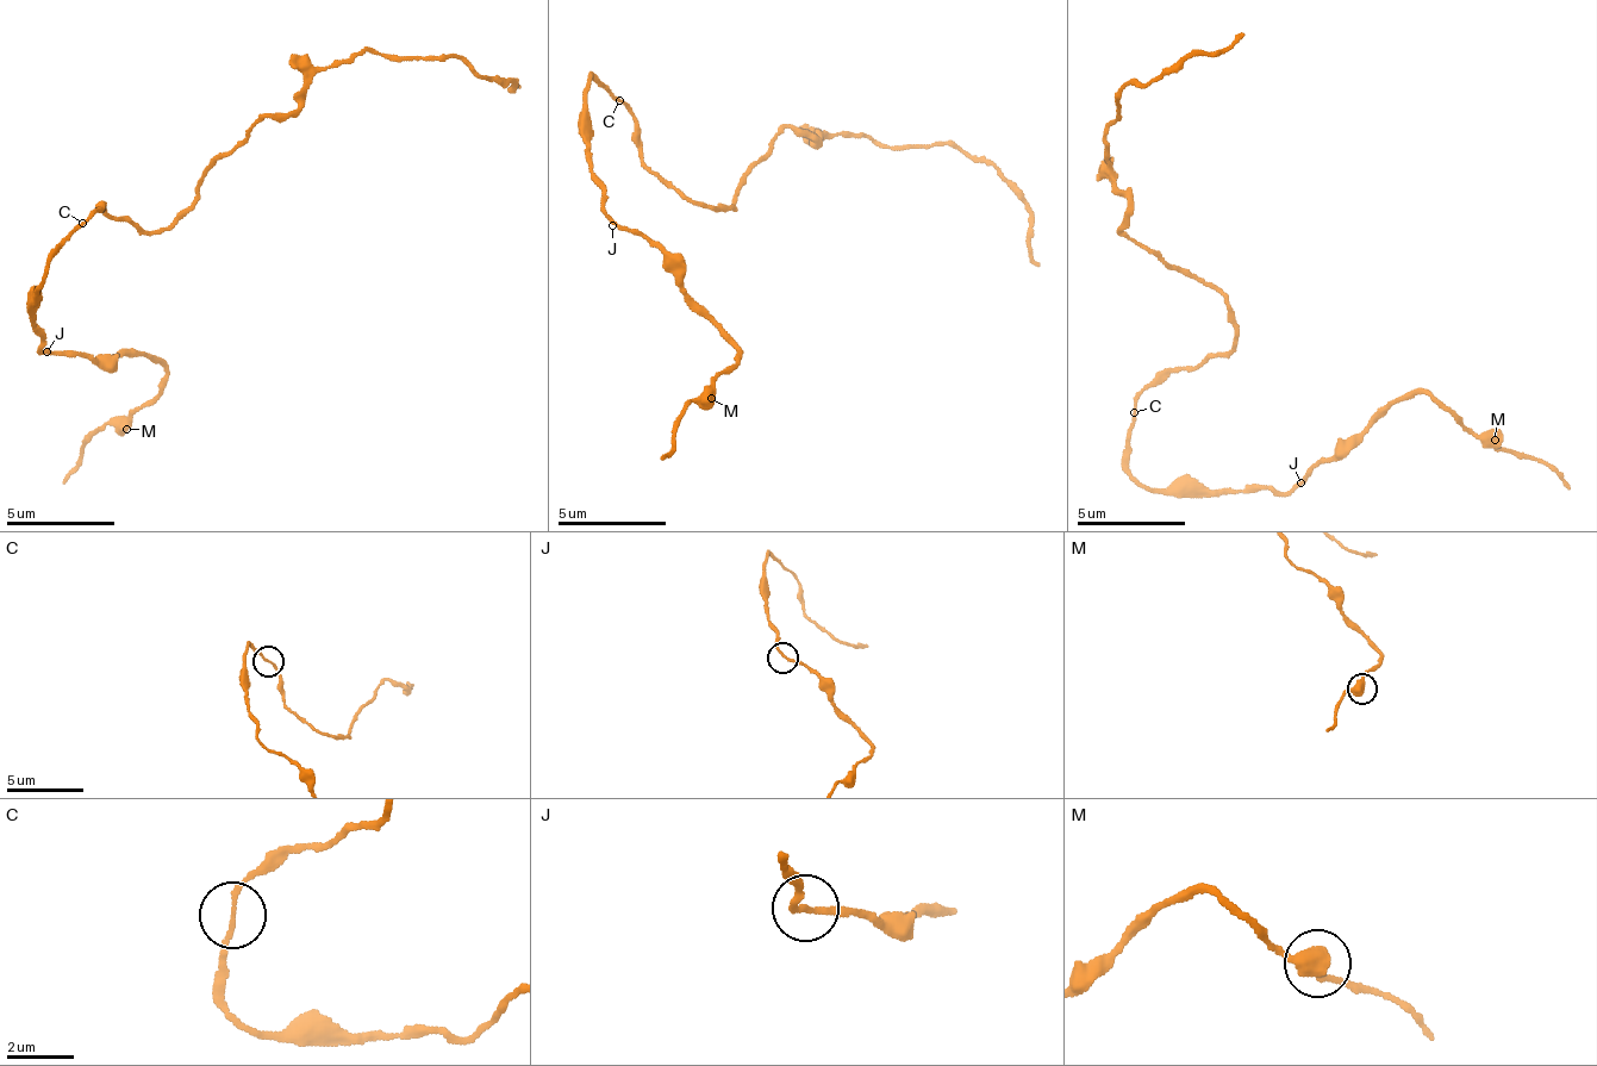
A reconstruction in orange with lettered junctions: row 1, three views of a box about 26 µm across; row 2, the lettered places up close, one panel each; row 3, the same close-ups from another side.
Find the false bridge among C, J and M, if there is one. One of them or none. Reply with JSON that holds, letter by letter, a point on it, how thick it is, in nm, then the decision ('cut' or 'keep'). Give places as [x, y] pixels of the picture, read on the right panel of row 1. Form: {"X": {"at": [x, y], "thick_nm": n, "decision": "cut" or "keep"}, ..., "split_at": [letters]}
{"C": {"at": [1134, 412], "thick_nm": 130, "decision": "keep"}, "J": {"at": [1301, 482], "thick_nm": 150, "decision": "keep"}, "M": {"at": [1495, 440], "thick_nm": 440, "decision": "keep"}, "split_at": []}

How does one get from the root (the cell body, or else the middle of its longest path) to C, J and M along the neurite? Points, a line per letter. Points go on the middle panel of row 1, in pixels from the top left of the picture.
C: (634, 138), (634, 122), (621, 101)
J: (634, 138), (625, 104), (598, 79), (588, 78), (585, 160), (612, 225)
M: (634, 138), (625, 104), (588, 78), (585, 160), (602, 207), (644, 236), (736, 348), (712, 400)

